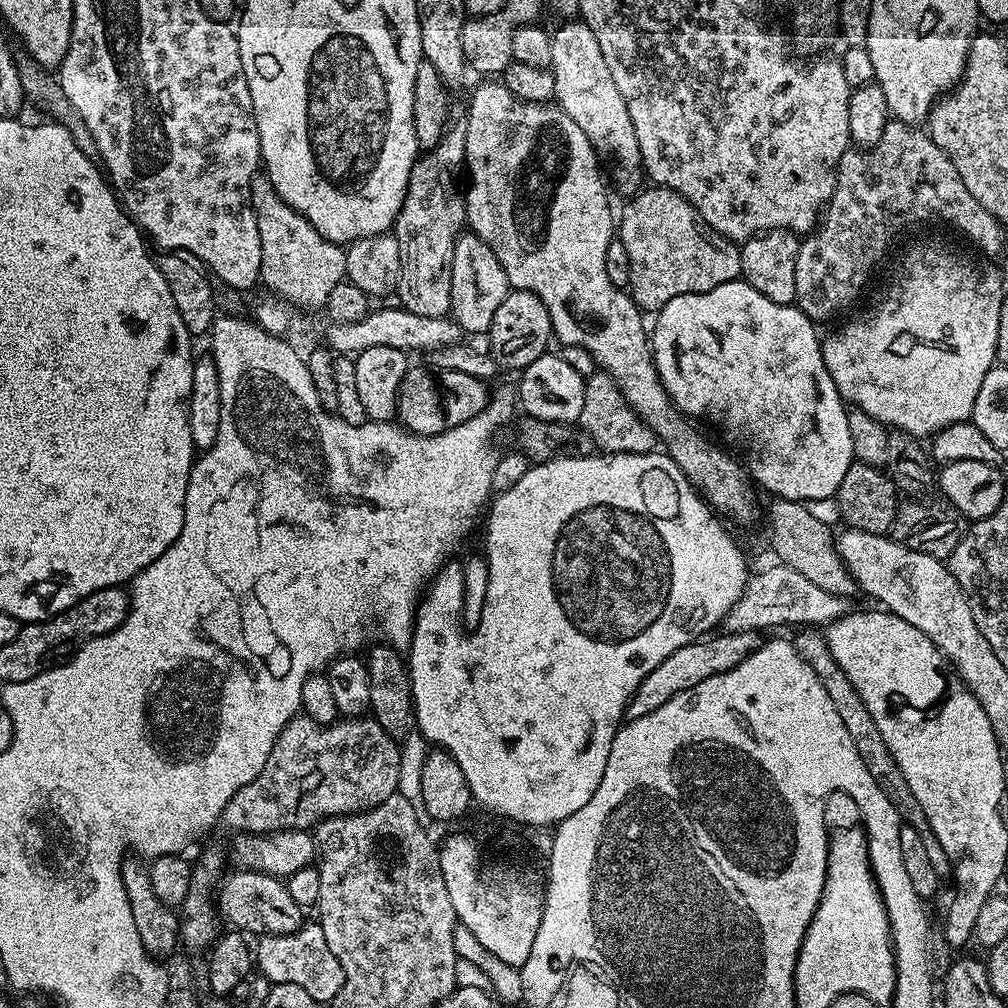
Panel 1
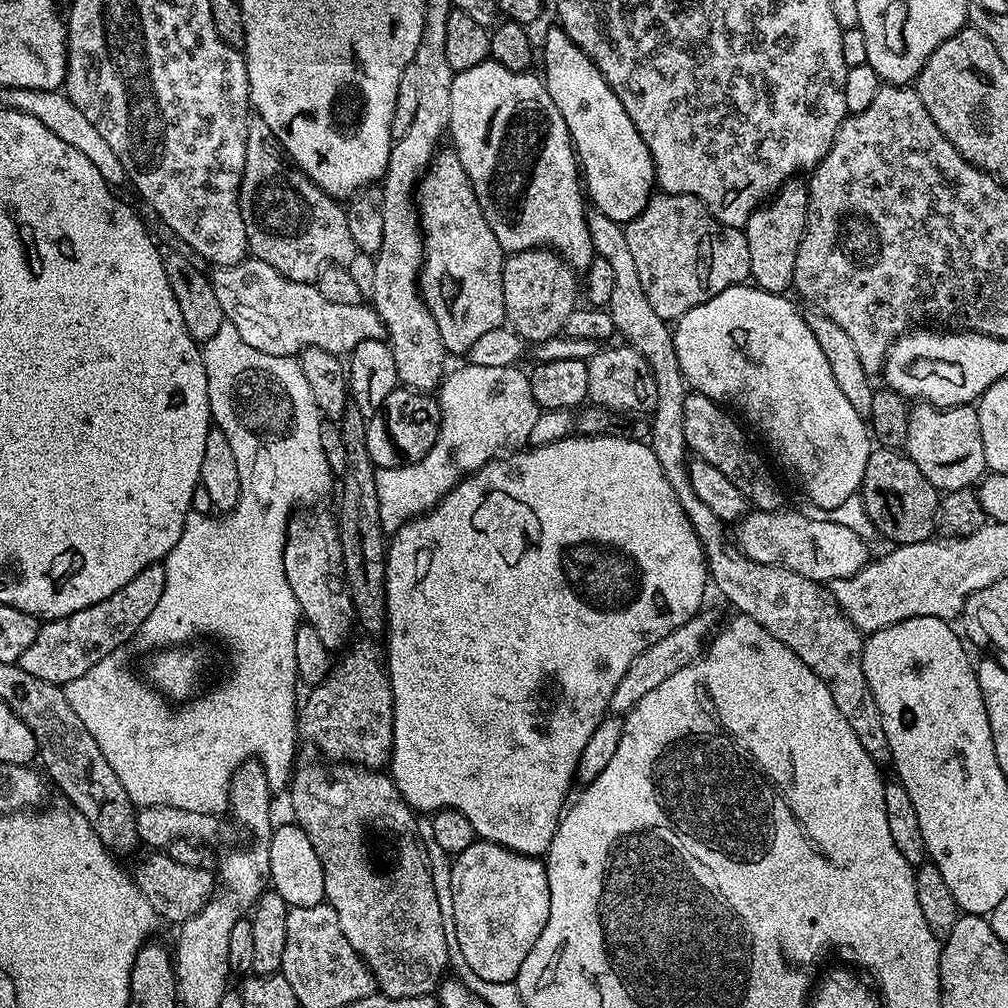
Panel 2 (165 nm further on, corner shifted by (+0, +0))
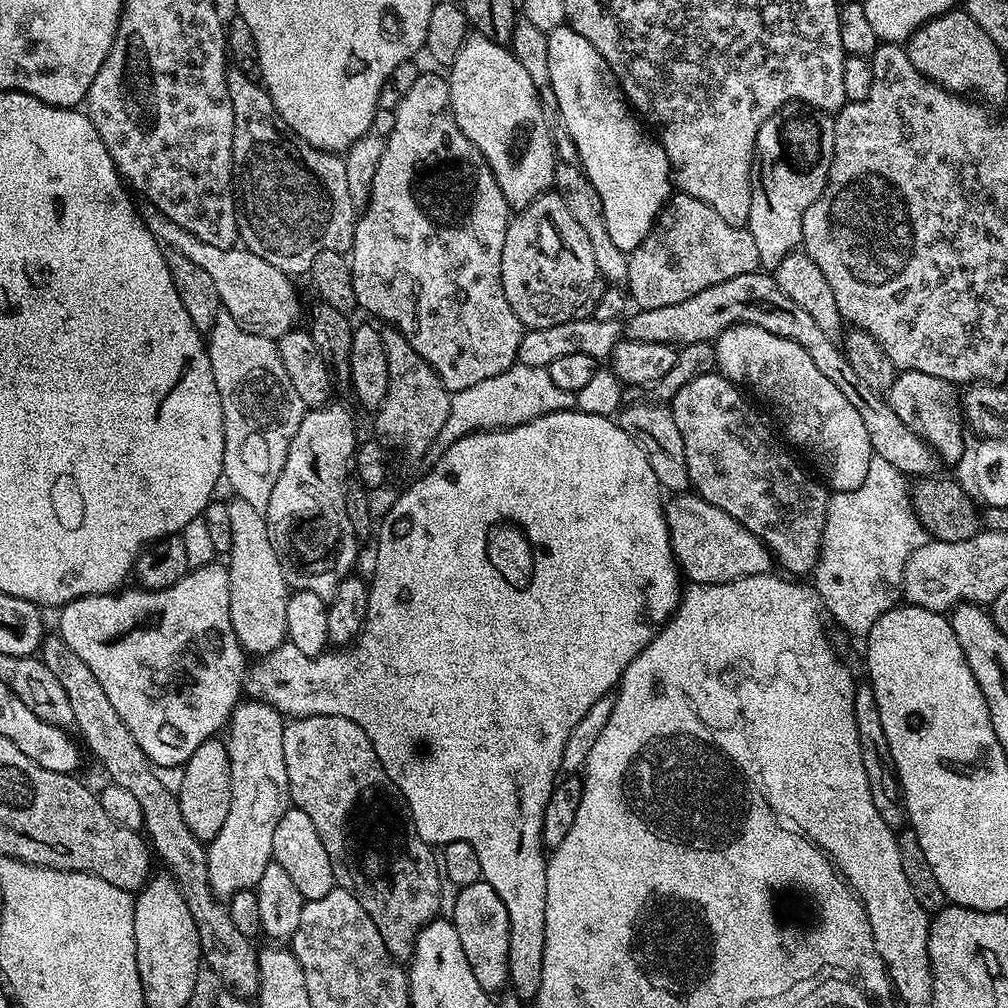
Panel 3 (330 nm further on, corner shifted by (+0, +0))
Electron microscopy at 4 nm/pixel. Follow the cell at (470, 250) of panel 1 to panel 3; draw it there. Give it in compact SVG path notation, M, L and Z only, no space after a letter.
M422 74L410 86L410 94L402 98L402 102L396 111L394 118L394 130L385 139L382 158L378 162L378 170L374 173L374 182L370 186L370 198L363 205L356 221L354 238L350 249L350 263L352 265L352 277L354 278L354 294L357 305L365 308L372 316L381 316L385 325L391 326L401 332L430 362L430 366L438 374L438 378L444 383L449 392L455 394L466 390L466 386L475 386L477 382L485 378L494 378L494 374L502 374L507 368L517 363L520 355L520 343L526 331L524 323L510 310L510 302L506 302L506 294L502 290L502 242L506 242L506 230L510 219L510 209L486 158L462 134L458 122L452 113L450 106L450 94L448 93L448 82L443 75L428 76Z

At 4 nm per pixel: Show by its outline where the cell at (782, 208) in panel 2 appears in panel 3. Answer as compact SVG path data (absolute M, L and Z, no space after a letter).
M799 102L782 105L770 118L766 118L766 122L762 122L756 139L752 197L746 225L749 234L758 246L761 269L775 270L782 262L782 258L786 258L786 254L797 251L801 247L804 238L802 218L806 210L814 206L814 202L826 186L834 158L835 137L836 122L829 113L822 111L821 108L812 108L808 104Z

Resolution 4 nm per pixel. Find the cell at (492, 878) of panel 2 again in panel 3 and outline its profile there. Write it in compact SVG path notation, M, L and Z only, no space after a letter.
M483 878L459 889L455 894L457 896L452 904L450 919L458 930L462 950L466 953L466 962L470 962L474 978L478 978L478 986L482 986L482 990L490 994L496 994L503 984L509 983L510 918L506 906L502 906L502 898L498 898L494 886L487 884Z

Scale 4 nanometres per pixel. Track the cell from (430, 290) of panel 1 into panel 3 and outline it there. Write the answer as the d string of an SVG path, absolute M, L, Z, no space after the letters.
M388 326L383 329L384 345L386 346L386 370L390 370L390 382L386 390L386 398L382 398L379 408L375 409L376 432L385 445L397 448L404 456L412 460L420 460L436 443L442 426L446 426L446 418L450 414L450 402L453 393L445 388L438 374L410 346L410 342L401 332Z

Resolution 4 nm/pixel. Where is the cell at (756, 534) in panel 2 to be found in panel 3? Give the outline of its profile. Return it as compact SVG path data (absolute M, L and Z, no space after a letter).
M676 494L664 506L668 541L676 567L693 584L725 584L744 576L759 576L773 571L774 557L768 546L730 514L718 510L695 494Z

